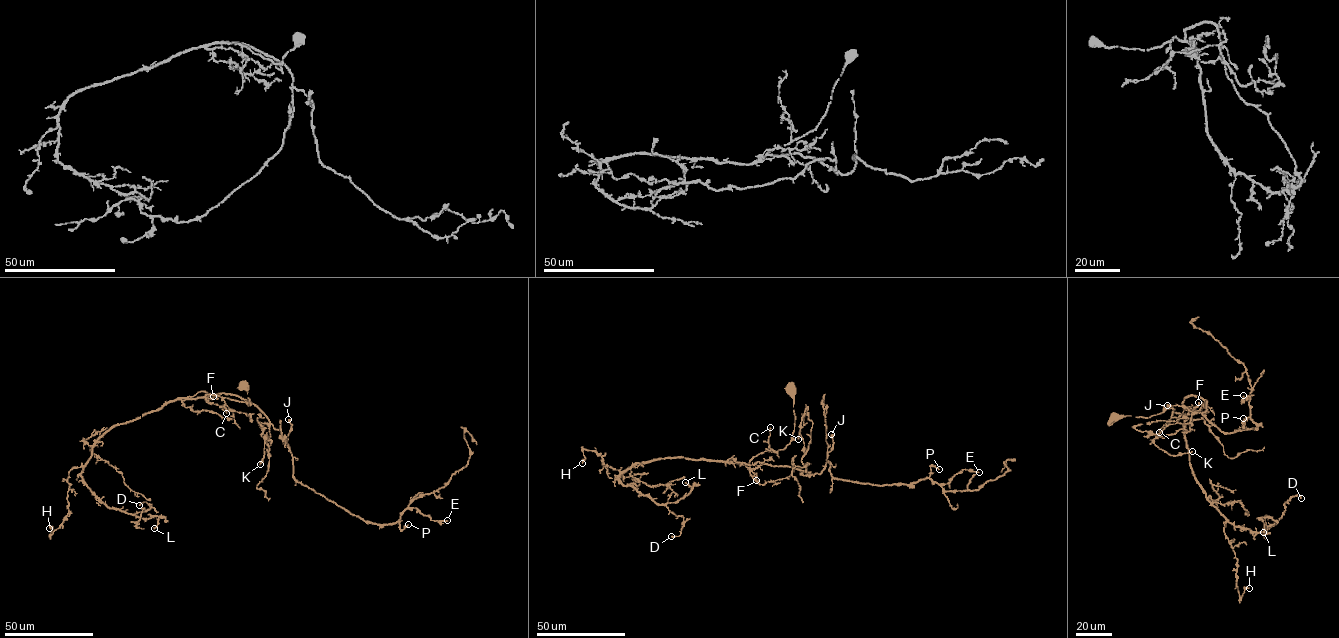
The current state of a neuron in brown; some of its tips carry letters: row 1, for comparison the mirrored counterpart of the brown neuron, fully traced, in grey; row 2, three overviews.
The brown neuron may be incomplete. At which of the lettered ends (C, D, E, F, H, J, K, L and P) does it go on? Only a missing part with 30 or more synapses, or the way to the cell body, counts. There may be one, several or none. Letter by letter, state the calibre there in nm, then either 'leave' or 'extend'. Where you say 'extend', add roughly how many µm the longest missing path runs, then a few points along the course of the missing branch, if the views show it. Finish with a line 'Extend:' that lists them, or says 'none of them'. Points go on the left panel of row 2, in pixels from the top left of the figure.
C: 190 nm | leave
D: 120 nm | leave
E: 200 nm | leave
F: 240 nm | leave
H: 100 nm | leave
J: 600 nm | leave
K: 110 nm | leave
L: 180 nm | leave
P: 140 nm | leave
Extend: none of them

